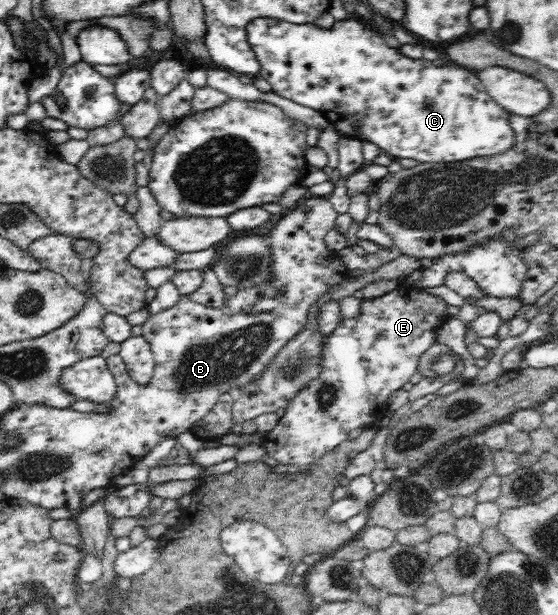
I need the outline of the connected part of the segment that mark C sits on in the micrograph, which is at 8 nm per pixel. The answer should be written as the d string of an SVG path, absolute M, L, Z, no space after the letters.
M355 16L335 21L331 28L320 28L315 23L295 24L273 18L257 18L248 24L248 44L261 63L261 70L257 77L264 78L270 84L272 92L277 96L317 110L325 116L329 122L329 127L341 136L375 144L379 150L391 157L411 159L421 164L433 162L447 164L447 162L466 162L467 160L475 160L475 158L505 154L505 152L513 150L515 146L515 131L509 122L509 112L490 98L485 90L485 85L478 79L474 71L459 65L438 67L433 65L433 61L410 59L399 49L391 48L375 28L361 22Z

